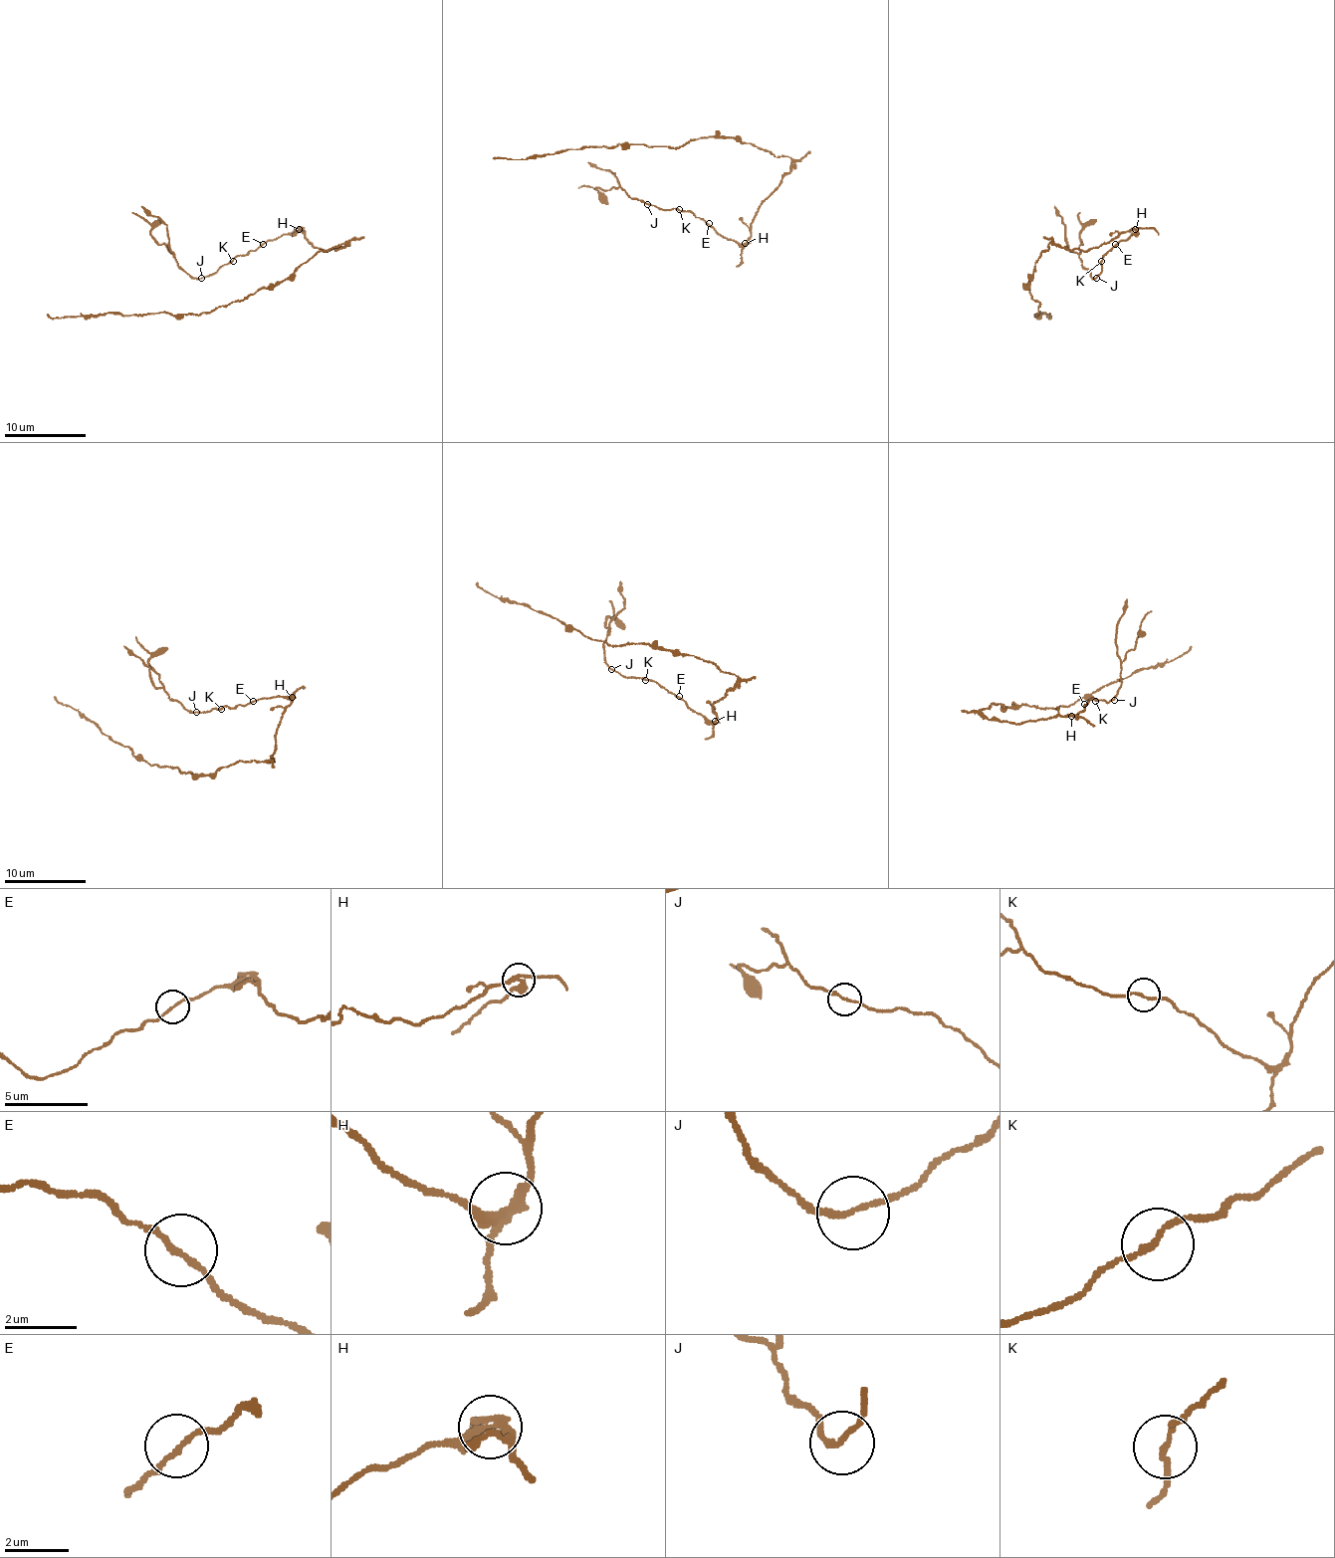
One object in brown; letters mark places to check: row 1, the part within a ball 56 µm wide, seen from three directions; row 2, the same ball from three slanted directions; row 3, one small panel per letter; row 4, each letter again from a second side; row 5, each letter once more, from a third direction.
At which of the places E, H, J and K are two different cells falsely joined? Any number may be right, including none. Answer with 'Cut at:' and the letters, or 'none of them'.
Cut at: H, J

